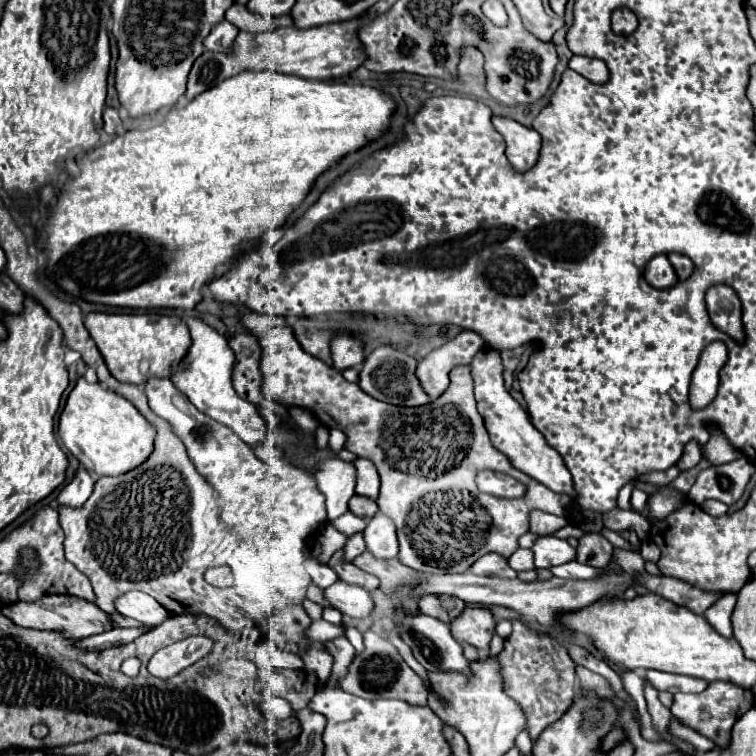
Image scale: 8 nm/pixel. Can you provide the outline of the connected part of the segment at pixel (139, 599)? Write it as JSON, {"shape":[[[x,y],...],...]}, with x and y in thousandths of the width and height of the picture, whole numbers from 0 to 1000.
{"shape":[[[168,783],[152,796],[152,802],[157,812],[200,828],[210,828],[226,815],[218,804],[213,804],[213,799],[208,799],[208,794],[202,794],[202,788],[192,783]]]}

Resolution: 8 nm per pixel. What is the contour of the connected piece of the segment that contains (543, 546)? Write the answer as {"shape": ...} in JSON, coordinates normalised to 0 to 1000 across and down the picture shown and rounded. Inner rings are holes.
{"shape":[[[731,709],[713,712],[702,728],[708,733],[708,751],[729,751],[763,738],[763,728],[750,714]]]}

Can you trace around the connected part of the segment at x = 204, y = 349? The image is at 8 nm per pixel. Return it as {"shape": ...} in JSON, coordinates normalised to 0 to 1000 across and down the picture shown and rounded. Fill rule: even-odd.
{"shape":[[[242,418],[242,426],[253,439],[253,458],[250,458],[250,466],[245,468],[245,476],[239,476],[237,487],[224,497],[224,503],[250,526],[250,532],[263,545],[306,566],[321,585],[327,587],[348,585],[356,571],[348,550],[343,548],[337,534],[319,526],[306,508],[306,487],[308,487],[311,468],[303,460],[300,447],[284,439],[284,434],[271,429],[266,421]]]}

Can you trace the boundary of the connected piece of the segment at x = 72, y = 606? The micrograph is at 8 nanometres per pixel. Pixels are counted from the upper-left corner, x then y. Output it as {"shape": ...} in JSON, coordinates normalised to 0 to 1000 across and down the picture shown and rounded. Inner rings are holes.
{"shape":[[[89,786],[54,788],[46,796],[20,796],[15,802],[7,802],[4,810],[25,828],[49,831],[49,833],[81,833],[81,836],[86,836],[89,844],[97,844],[97,847],[134,839],[134,836],[142,836],[149,831],[149,825],[144,825],[144,812],[134,810],[134,804],[128,799],[107,794],[102,788],[89,788]]]}

